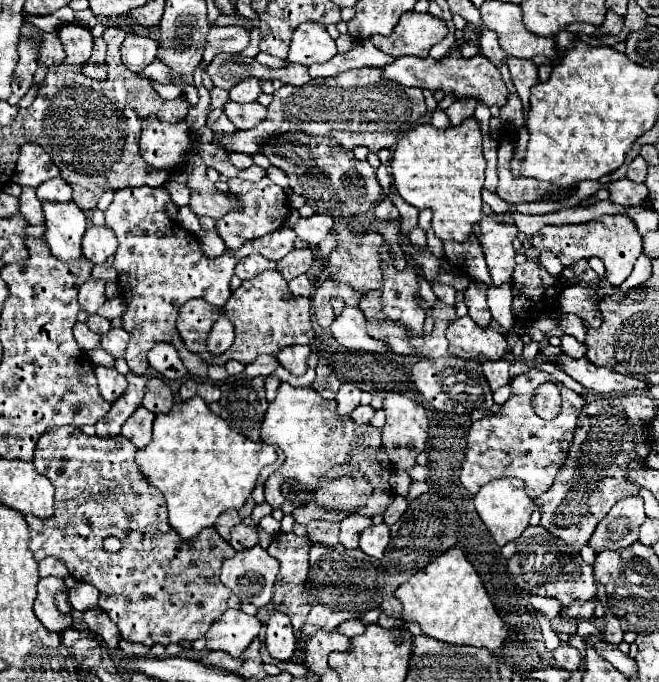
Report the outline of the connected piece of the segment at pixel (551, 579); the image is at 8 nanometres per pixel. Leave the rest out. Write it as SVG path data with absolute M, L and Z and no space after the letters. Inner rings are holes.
M528 527L516 539L516 553L508 561L508 571L512 573L518 587L532 595L540 597L554 597L564 607L570 607L574 601L590 601L596 595L592 567L584 563L584 559L576 553L570 553L568 545L548 535L544 527Z

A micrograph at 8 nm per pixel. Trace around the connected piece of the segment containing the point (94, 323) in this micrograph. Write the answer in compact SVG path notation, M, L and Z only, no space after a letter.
M88 315L86 325L88 325L90 331L94 331L94 333L98 333L98 335L108 333L108 329L110 329L110 321L104 319L104 317L100 317L100 315Z

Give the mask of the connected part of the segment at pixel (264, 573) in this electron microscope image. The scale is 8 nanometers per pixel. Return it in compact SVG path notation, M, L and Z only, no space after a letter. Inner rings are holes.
M256 545L248 551L238 551L232 559L226 559L220 581L238 595L242 603L264 607L272 599L276 575L278 561Z

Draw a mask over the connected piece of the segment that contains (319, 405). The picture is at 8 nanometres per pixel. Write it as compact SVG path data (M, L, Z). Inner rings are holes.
M280 383L276 399L268 403L260 427L260 441L278 445L286 455L284 463L264 483L266 503L274 509L282 509L282 513L290 513L296 523L304 525L320 519L320 515L328 521L340 521L350 513L362 513L366 517L384 513L392 497L392 463L382 447L380 435L382 431L372 425L356 425L348 417L338 417L336 401L322 399L312 387L290 387L288 383Z

